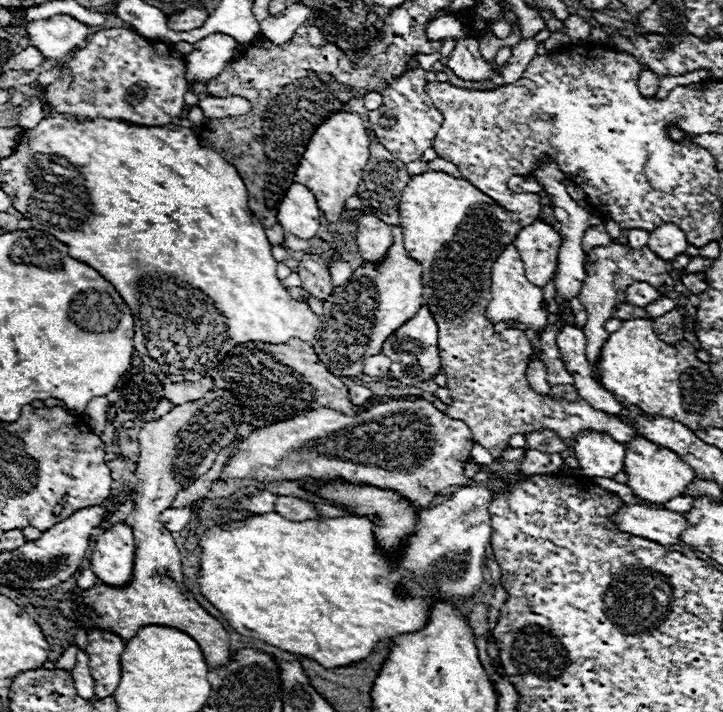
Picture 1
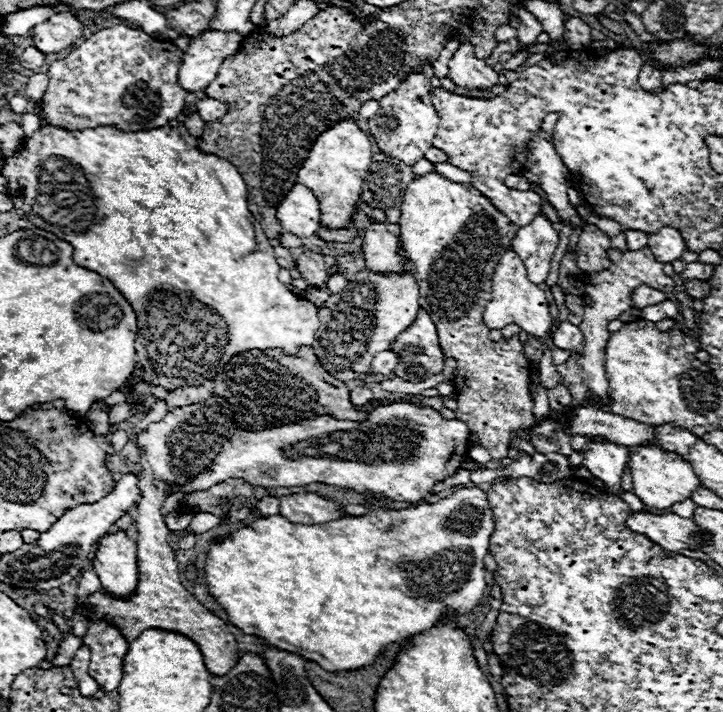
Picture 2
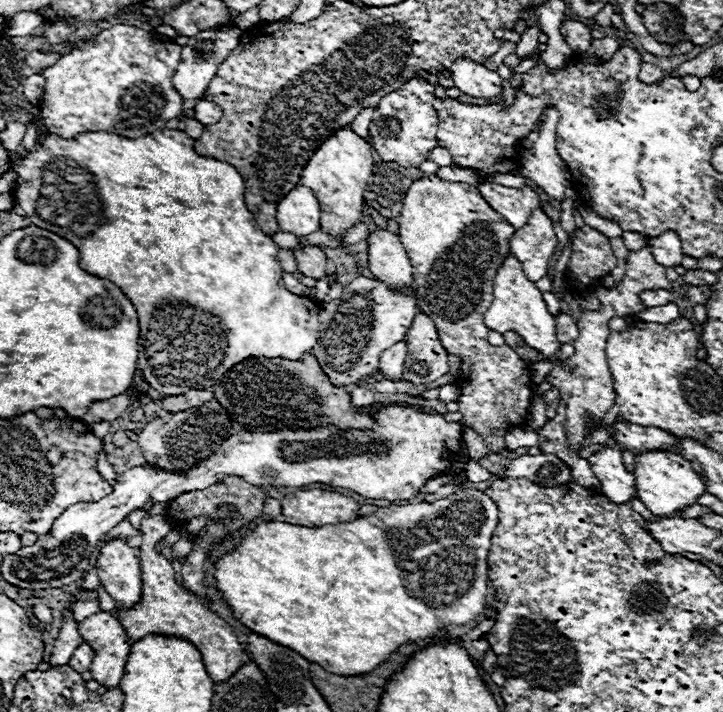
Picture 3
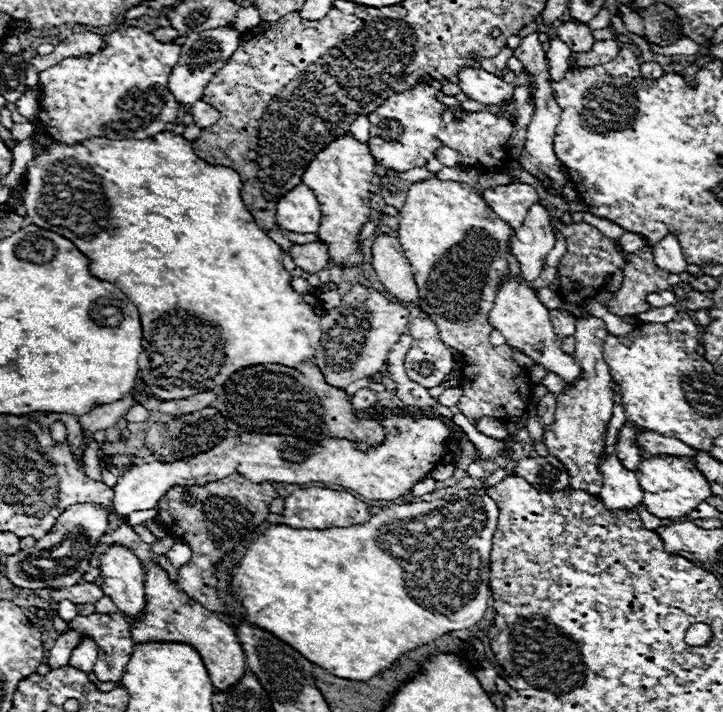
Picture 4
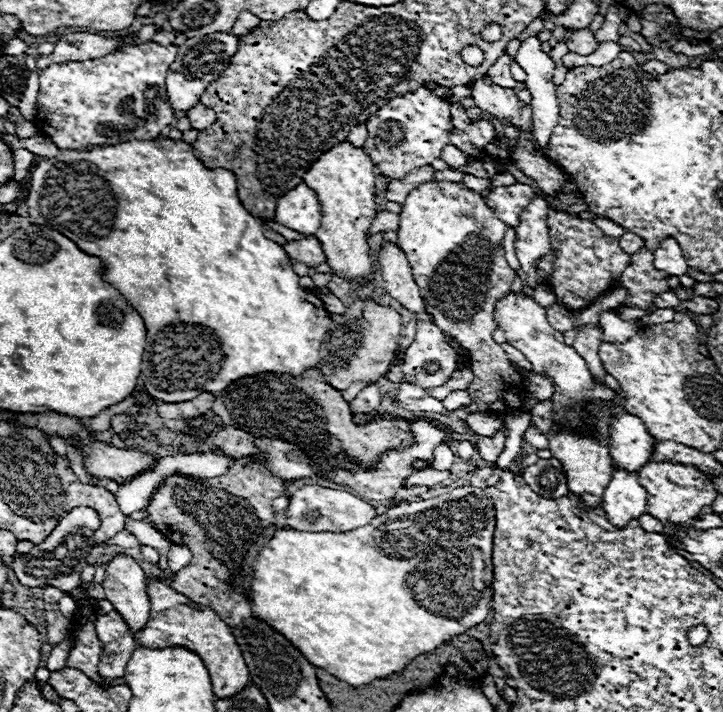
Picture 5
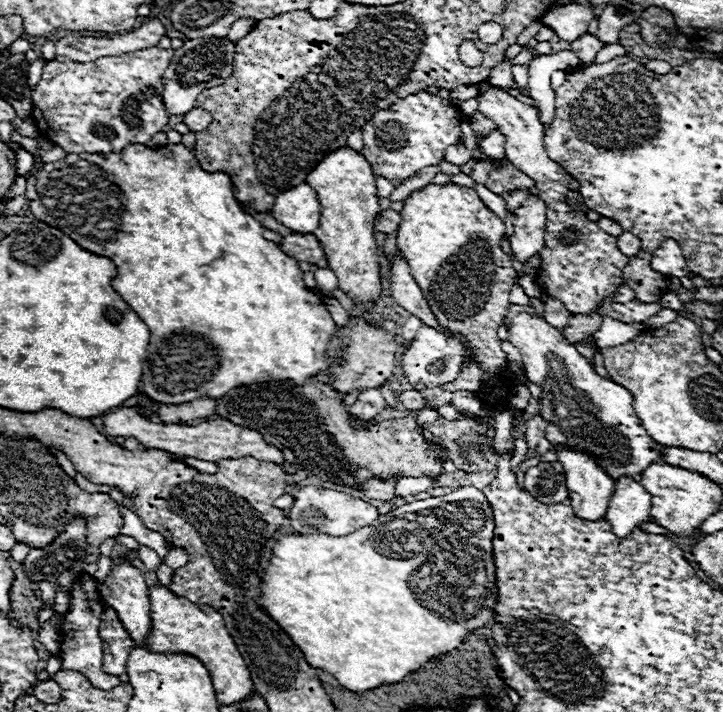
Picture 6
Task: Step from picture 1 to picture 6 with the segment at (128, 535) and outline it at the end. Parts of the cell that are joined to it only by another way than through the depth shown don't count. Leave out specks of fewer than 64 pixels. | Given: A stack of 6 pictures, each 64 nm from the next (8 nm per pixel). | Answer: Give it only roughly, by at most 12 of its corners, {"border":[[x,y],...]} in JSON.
{"border":[[114,562],[100,584],[136,646],[150,630],[144,574]]}

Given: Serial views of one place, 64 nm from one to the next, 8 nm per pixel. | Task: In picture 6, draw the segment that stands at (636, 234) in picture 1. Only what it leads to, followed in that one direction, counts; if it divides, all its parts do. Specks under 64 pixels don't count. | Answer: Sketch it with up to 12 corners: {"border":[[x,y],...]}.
{"border":[[624,232],[618,236],[620,252],[636,256],[640,252],[640,238]]}

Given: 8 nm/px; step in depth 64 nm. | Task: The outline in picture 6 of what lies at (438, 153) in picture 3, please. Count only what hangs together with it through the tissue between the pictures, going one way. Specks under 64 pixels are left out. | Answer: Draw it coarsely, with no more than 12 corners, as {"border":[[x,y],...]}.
{"border":[[462,144],[450,146],[444,160],[461,166],[474,154]]}

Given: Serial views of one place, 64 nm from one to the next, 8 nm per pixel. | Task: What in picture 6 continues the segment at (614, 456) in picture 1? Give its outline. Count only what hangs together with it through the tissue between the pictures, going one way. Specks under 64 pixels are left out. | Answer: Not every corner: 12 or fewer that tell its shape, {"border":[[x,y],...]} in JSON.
{"border":[[632,478],[614,482],[606,520],[620,538],[650,518],[650,494]]}

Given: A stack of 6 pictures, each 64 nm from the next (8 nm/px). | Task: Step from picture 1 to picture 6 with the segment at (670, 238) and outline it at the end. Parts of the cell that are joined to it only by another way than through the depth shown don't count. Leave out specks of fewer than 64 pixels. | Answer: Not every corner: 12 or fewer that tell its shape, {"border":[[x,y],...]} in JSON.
{"border":[[676,240],[652,254],[652,270],[664,276],[690,274]]}

